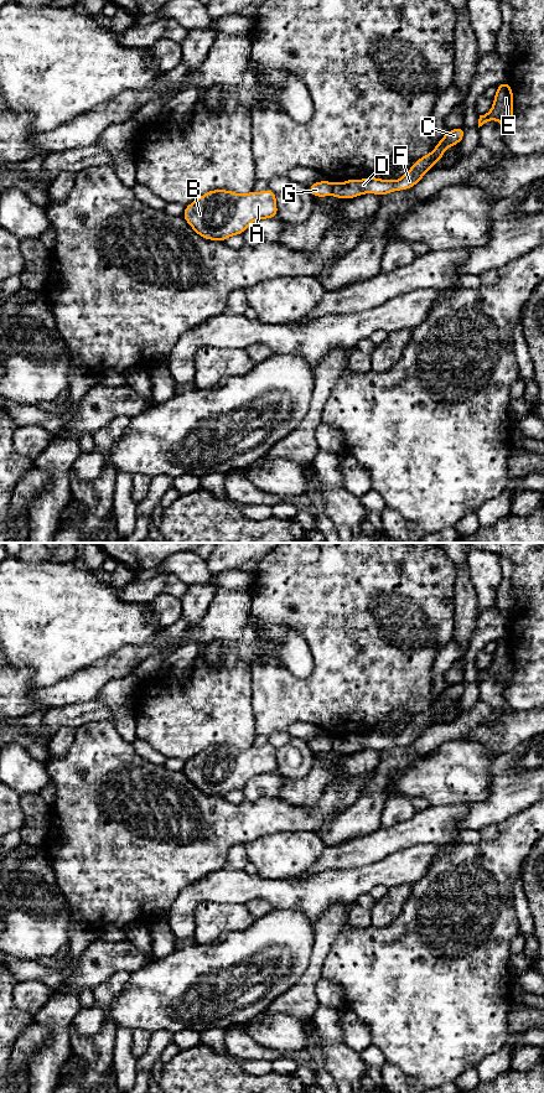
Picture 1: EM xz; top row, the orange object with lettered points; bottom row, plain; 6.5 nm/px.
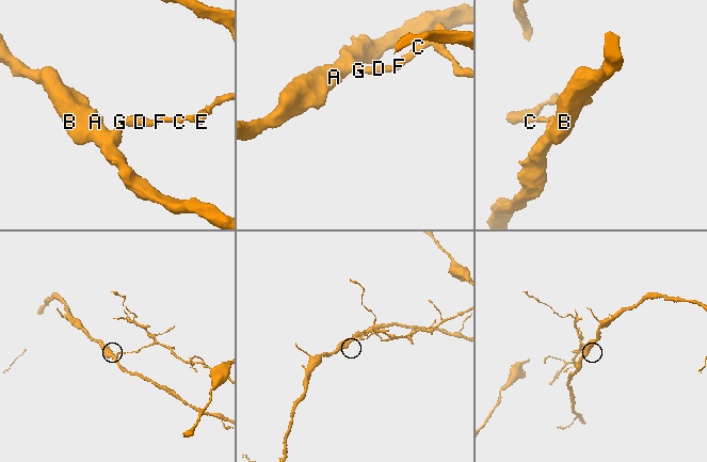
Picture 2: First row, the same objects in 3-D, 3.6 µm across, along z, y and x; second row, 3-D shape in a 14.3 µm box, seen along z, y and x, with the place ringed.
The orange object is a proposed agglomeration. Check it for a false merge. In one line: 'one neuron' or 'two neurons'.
two neurons

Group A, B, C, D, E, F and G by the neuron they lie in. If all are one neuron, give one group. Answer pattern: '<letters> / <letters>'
A B G / C D E F

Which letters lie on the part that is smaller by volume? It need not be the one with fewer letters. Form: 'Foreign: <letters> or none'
Foreign: C, D, E, F

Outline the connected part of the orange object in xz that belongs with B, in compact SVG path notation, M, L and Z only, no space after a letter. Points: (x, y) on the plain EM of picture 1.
M266 744L238 750L229 745L211 745L185 762L183 775L203 794L224 797L232 791L242 791L258 775L278 773L276 748Z

